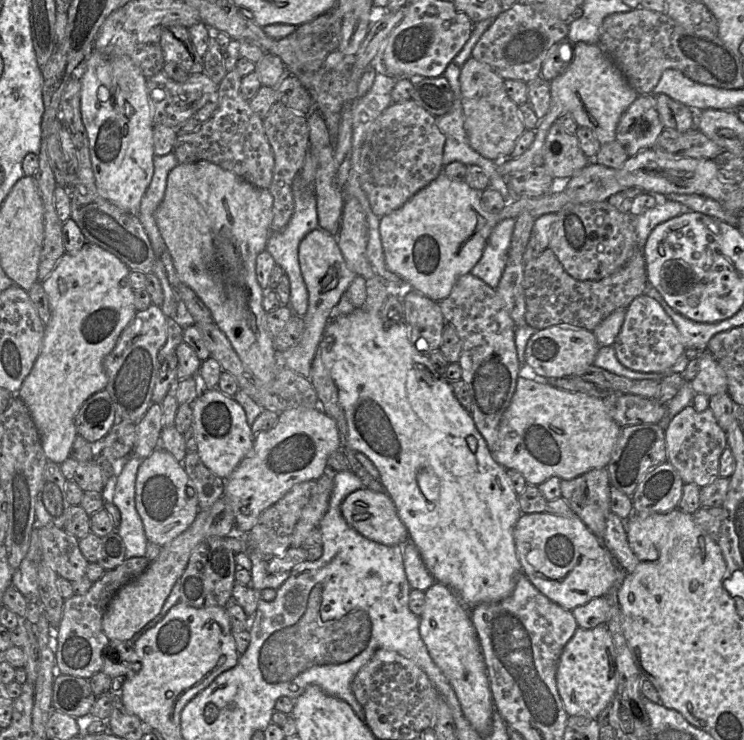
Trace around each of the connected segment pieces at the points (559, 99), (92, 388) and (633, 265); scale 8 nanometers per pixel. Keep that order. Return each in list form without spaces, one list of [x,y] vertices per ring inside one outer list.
[[[575,43],[572,63],[561,75],[550,81],[550,106],[547,114],[539,119],[533,143],[521,156],[501,161],[497,166],[498,172],[505,176],[530,166],[542,166],[546,136],[551,126],[566,113],[572,115],[578,126],[591,129],[601,144],[616,140],[618,122],[638,95],[601,45]]]
[[[86,242],[76,253],[65,253],[49,276],[40,281],[48,296],[51,317],[45,325],[40,354],[17,396],[30,412],[48,461],[61,465],[70,457],[72,445],[78,435],[75,417],[79,409],[90,396],[107,387],[108,377],[103,361],[138,312],[135,307],[135,290],[129,279],[130,272],[128,266],[115,255]]]
[[[547,247],[539,256],[531,259],[524,265],[523,289],[525,294],[525,323],[536,330],[550,326],[581,327],[593,331],[596,326],[613,311],[624,308],[639,295],[644,294],[647,286],[646,264],[643,250],[636,247],[630,259],[617,271],[600,280],[576,280],[570,276]]]

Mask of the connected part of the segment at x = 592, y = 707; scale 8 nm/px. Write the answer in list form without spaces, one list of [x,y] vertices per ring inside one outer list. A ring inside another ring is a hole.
[[[606,625],[576,629],[560,655],[556,685],[568,716],[597,720],[617,692],[615,647]]]

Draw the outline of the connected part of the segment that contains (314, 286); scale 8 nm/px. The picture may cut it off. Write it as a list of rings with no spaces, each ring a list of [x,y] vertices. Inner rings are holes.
[[[322,228],[310,231],[302,239],[298,257],[301,273],[309,294],[308,309],[303,316],[304,332],[296,345],[284,351],[277,351],[275,357],[278,365],[285,365],[310,379],[312,363],[323,337],[324,329],[333,316],[334,308],[341,296],[357,275],[348,268],[337,243],[336,235],[332,235]]]

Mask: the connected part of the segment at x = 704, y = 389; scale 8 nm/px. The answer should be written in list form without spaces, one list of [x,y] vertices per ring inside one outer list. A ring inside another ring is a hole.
[[[701,351],[698,355],[699,371],[690,386],[696,395],[711,397],[716,394],[726,393],[727,378],[724,368],[718,360],[708,351]]]

